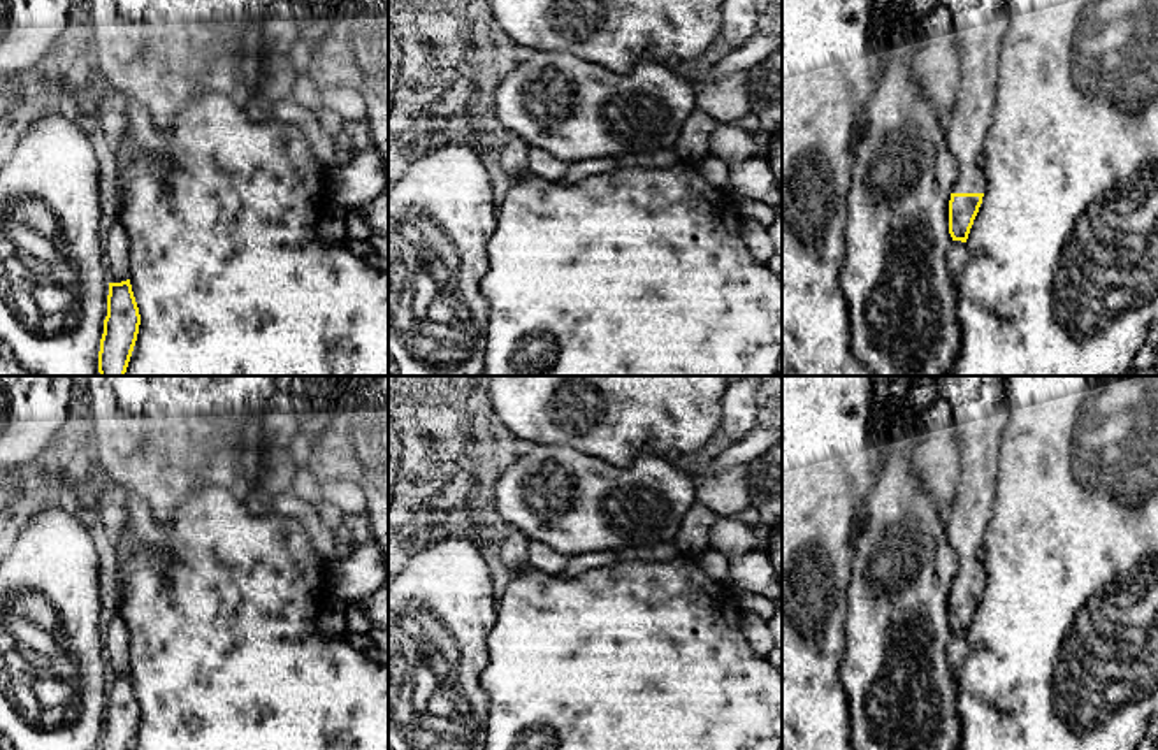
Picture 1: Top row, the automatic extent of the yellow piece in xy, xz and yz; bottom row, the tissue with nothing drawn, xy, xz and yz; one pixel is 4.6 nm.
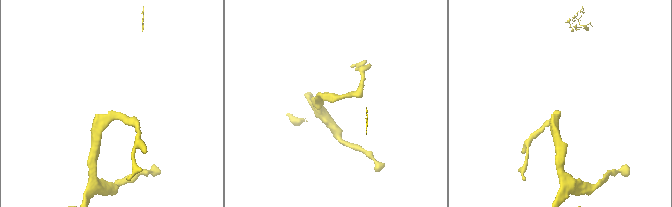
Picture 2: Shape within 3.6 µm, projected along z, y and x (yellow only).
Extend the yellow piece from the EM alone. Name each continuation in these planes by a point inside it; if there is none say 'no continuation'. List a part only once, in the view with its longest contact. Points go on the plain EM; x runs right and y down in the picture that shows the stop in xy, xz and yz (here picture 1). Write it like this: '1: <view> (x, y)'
1: yz (979, 404)

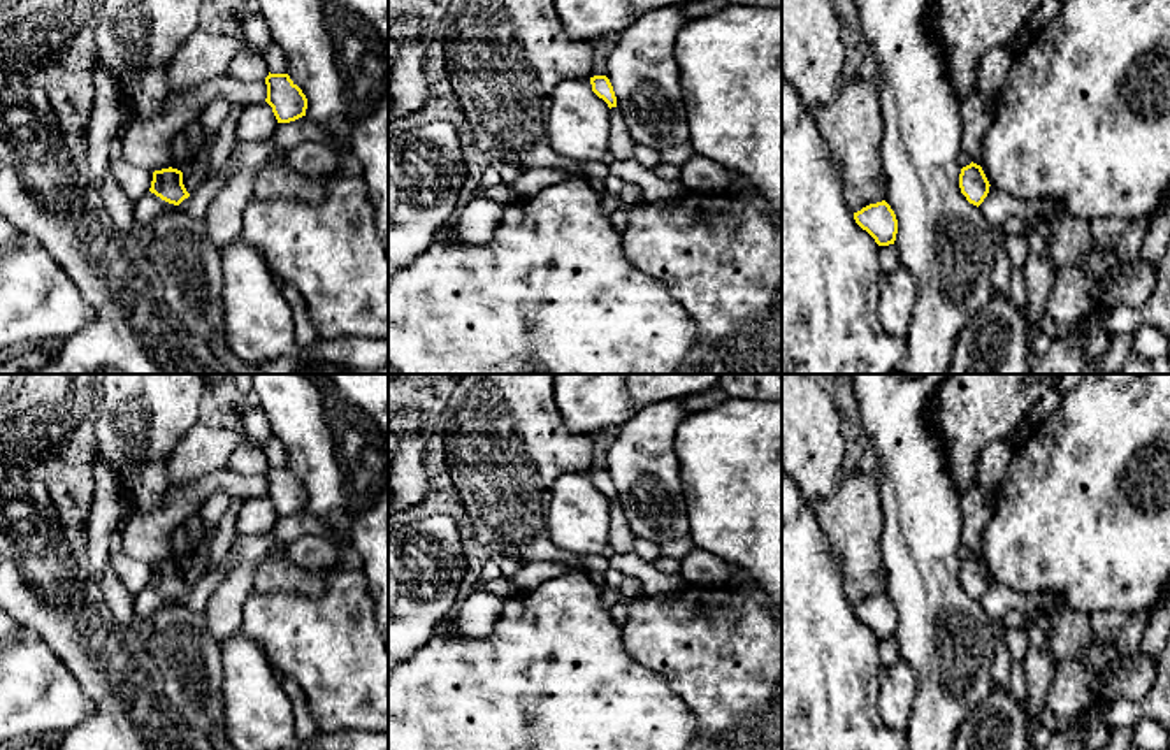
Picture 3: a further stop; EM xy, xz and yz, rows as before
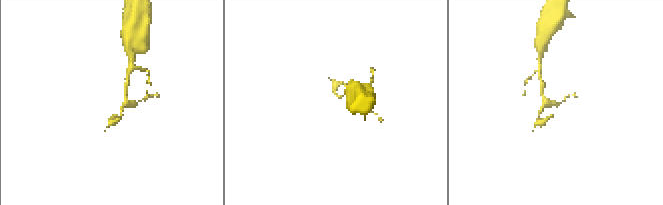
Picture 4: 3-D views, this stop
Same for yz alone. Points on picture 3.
no continuation

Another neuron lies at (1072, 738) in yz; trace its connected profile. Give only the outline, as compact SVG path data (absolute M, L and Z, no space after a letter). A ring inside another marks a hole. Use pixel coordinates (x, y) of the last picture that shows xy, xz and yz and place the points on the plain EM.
M1101 692L1100 699L1073 717L1073 725L1061 732L1051 734L1051 741L1044 750L1084 750L1084 734L1093 725L1103 725L1098 711L1098 703L1107 701L1109 696Z

